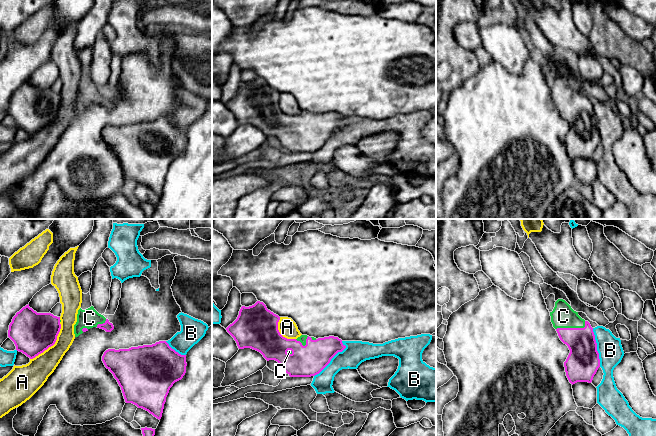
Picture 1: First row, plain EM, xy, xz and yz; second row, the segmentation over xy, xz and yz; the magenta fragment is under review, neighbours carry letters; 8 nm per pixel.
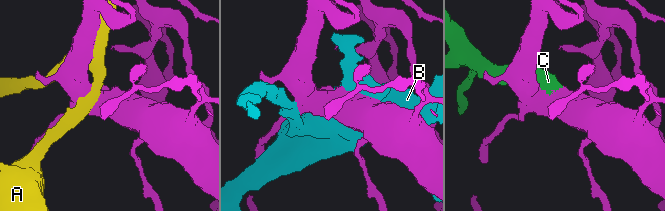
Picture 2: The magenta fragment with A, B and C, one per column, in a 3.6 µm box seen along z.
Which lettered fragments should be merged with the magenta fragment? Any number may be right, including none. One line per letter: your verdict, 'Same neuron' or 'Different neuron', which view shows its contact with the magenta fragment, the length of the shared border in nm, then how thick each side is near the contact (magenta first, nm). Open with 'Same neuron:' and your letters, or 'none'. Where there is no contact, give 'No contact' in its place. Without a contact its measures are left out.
Same neuron: C
A: Different neuron. Touches magenta in xy. Shared border 380 nm. Thickness 340 nm (magenta) against 200 nm
B: Different neuron. Touches magenta in xz. Shared border 360 nm. Thickness 260 nm (magenta) against 190 nm
C: Same neuron. Touches magenta in yz. Shared border 240 nm. Thickness 240 nm (magenta) against 190 nm

